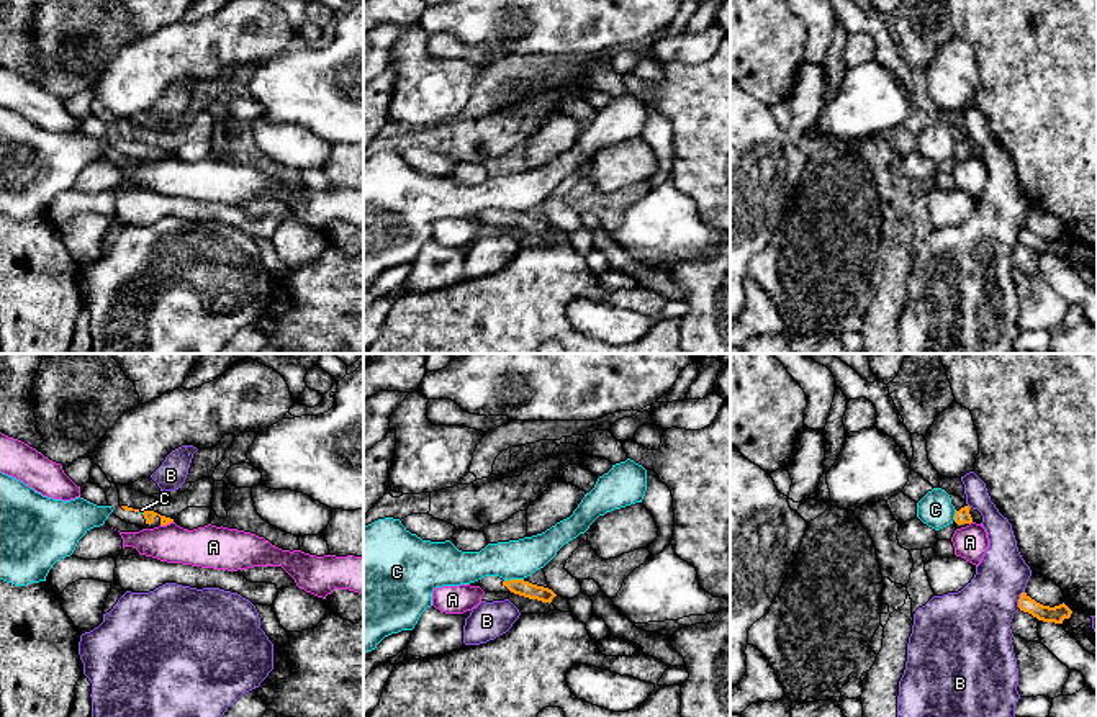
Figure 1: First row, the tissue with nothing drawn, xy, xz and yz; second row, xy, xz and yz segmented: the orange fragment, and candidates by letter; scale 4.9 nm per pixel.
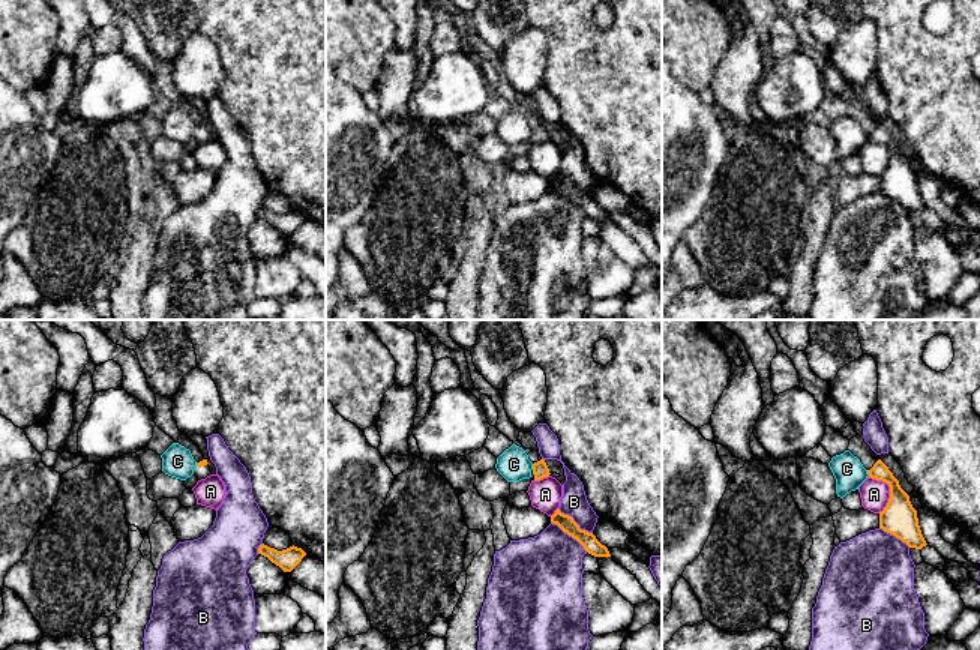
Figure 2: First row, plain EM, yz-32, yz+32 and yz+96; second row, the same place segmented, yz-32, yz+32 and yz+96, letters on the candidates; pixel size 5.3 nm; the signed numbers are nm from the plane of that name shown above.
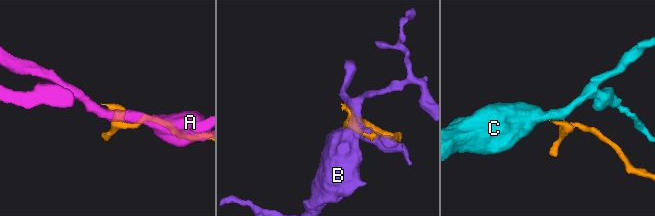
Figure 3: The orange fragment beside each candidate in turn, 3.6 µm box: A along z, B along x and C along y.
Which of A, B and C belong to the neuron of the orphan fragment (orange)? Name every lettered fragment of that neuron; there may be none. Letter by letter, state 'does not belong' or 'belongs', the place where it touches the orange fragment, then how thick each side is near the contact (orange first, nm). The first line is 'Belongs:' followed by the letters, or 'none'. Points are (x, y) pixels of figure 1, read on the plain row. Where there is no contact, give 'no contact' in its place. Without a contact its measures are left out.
Belongs: none
A: does not belong; contact xy (166, 157); calibres 50 and 200 nm
B: does not belong; contact yz (1019, 233); calibres 90 and 360 nm
C: does not belong; contact xz (513, 213); calibres 80 and 190 nm

